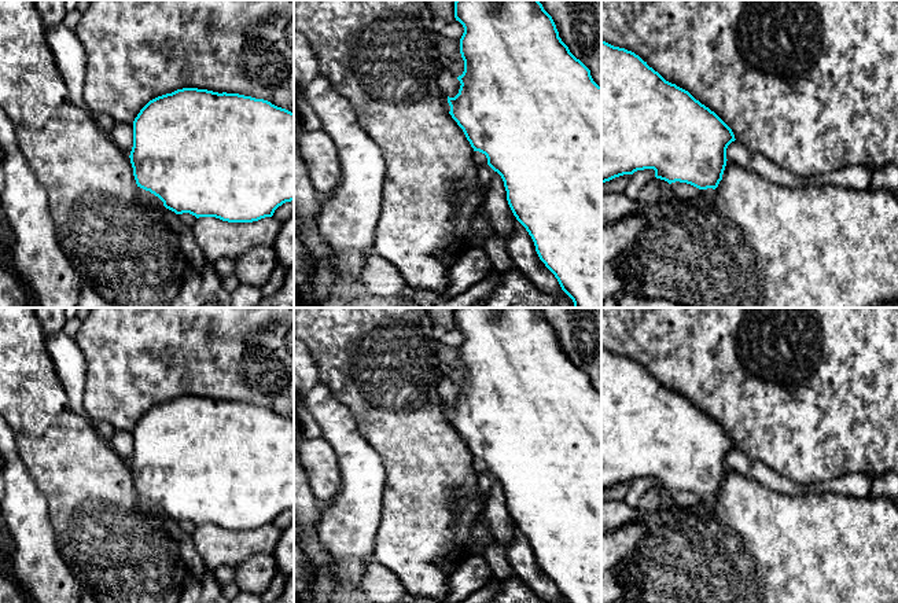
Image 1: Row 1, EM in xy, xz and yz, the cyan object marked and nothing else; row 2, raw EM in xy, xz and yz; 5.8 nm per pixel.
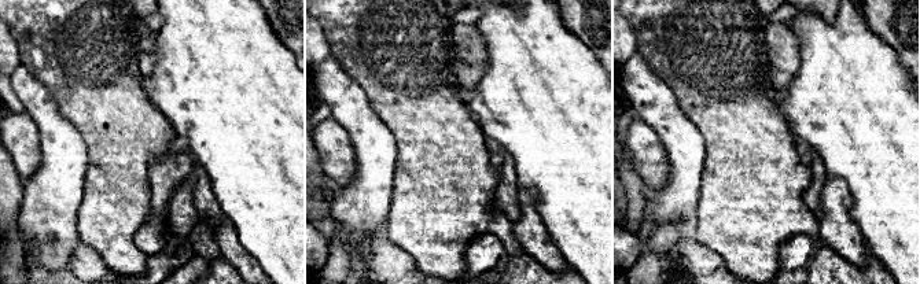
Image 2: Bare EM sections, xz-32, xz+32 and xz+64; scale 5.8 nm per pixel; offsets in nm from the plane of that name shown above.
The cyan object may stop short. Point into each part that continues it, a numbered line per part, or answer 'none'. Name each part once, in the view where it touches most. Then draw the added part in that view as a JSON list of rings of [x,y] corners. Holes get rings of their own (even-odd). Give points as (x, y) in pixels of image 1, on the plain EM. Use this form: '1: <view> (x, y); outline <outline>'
1: xy (146, 503); outline [[[137,494],[137,504],[148,511],[154,511],[157,514],[163,514],[163,510],[155,504],[154,501],[151,501],[150,499],[146,499],[140,494]]]

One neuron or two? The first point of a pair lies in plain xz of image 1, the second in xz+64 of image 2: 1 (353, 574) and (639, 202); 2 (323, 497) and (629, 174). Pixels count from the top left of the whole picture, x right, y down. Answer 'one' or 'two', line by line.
1: two
2: two

